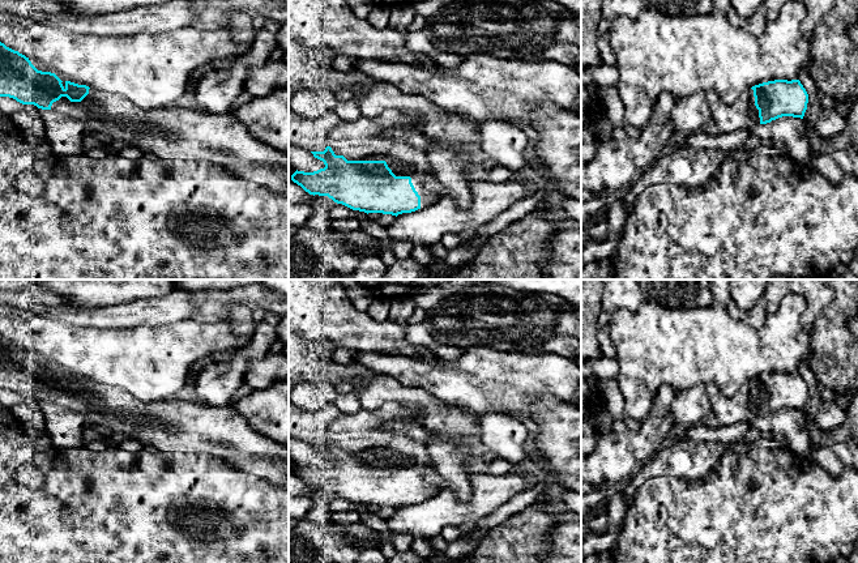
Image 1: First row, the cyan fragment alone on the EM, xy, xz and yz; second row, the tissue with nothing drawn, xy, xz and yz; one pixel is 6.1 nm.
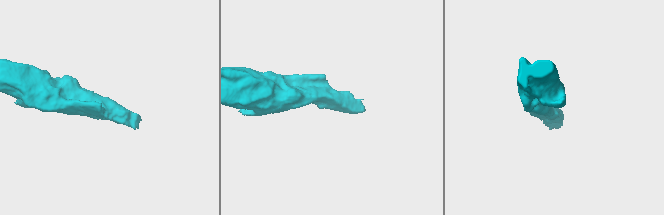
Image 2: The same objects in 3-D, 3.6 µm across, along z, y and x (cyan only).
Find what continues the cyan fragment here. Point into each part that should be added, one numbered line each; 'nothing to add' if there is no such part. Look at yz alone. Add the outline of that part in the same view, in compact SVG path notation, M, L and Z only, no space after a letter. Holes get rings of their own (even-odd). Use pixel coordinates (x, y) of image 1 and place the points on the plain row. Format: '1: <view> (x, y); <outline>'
1: yz (742, 406); M744 383L733 396L725 396L717 385L705 385L712 411L720 426L730 426L738 422L751 422L760 417L759 402L755 398L754 383Z

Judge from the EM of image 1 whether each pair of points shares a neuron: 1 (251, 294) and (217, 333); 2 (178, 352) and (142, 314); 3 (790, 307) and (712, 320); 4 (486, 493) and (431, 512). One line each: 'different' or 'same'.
1: different
2: different
3: same
4: same

